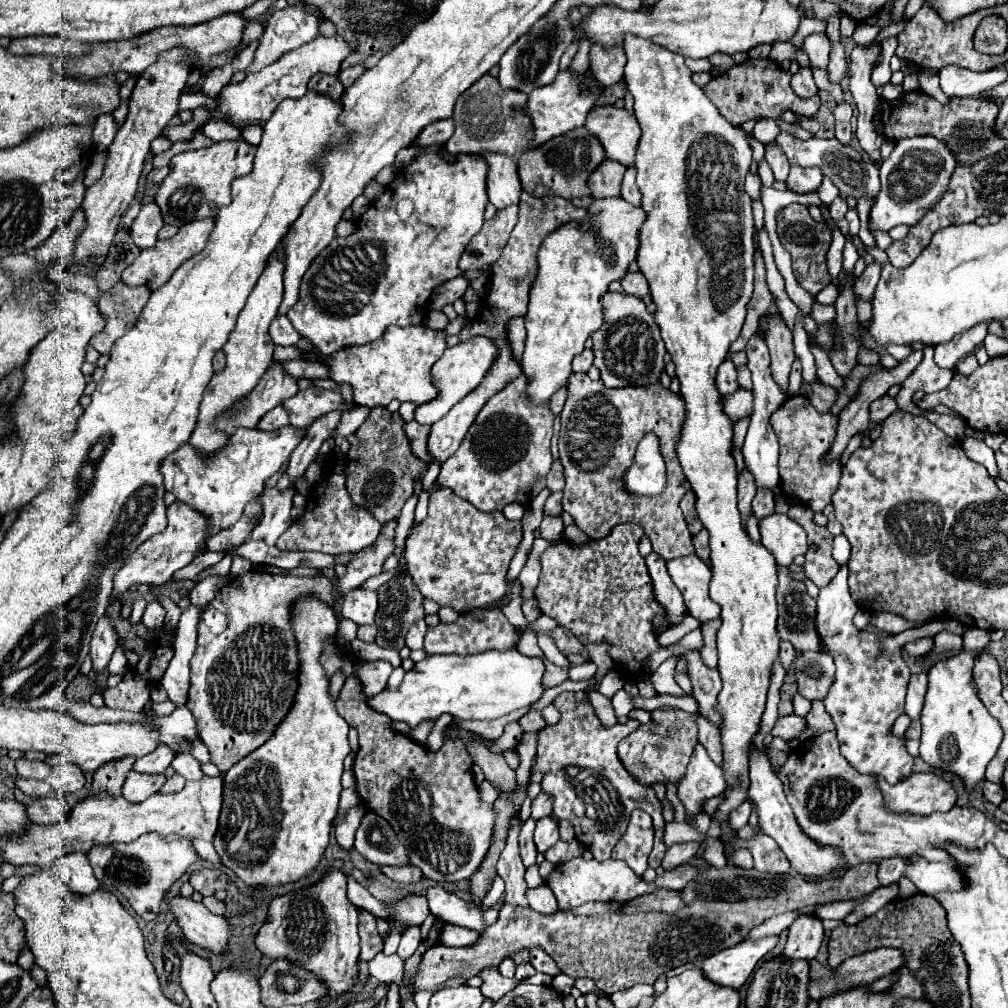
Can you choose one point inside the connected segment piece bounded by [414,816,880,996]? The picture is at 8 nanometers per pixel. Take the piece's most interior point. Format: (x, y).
(616, 949)

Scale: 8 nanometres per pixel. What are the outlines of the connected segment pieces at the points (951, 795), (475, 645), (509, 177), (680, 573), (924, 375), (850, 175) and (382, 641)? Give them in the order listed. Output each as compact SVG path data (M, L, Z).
M934 772L912 774L898 784L888 784L878 778L880 790L888 806L896 812L914 812L928 816L932 812L948 812L956 804L956 788Z
M488 610L480 616L472 614L472 612L462 612L458 616L456 622L450 624L438 624L438 626L430 626L428 634L424 638L424 652L428 656L432 654L460 654L460 656L468 656L468 654L480 654L486 650L508 650L514 648L518 644L520 636L518 630L506 620L506 616L502 614L502 610Z
M480 152L488 162L488 198L500 210L510 204L518 204L520 200L520 178L518 166L512 156L496 154L496 152Z
M696 554L668 560L666 566L672 582L682 592L690 616L700 620L700 624L720 618L720 606L716 606L708 596L708 582L712 576L710 568Z
M926 346L924 348L924 360L922 364L914 370L914 374L900 386L900 392L896 396L896 402L900 406L900 410L906 410L910 414L916 414L916 416L924 416L928 412L920 410L914 402L912 402L912 394L916 390L922 390L922 392L938 392L942 388L946 388L952 380L952 370L942 370L934 364L932 360L934 356L934 348L932 346Z
M778 134L776 142L780 144L780 148L784 150L784 154L788 156L792 166L818 166L822 170L824 176L832 178L832 182L840 188L842 196L854 196L860 198L864 194L868 194L870 198L874 198L880 190L880 178L878 178L878 168L876 166L866 166L866 158L858 158L858 152L850 146L840 144L836 138L832 140L822 140L822 138L810 138L806 142L790 136L790 134Z
M404 568L394 578L390 578L386 584L382 584L376 592L380 598L380 610L376 612L376 626L378 626L376 644L382 648L400 650L400 648L404 648L404 638L406 638L408 628L416 620L424 618L424 608L422 608L424 596L420 594L418 586L412 582L412 576Z

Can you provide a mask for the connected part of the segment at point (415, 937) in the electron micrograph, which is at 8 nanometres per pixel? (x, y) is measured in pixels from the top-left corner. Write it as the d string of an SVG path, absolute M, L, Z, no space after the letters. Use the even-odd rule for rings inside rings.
M410 926L410 928L404 932L396 954L398 954L402 960L408 960L408 958L416 952L418 944L420 944L420 928L418 928L418 926Z

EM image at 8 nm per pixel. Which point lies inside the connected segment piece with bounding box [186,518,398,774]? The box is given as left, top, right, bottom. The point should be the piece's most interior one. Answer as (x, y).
(244, 673)

